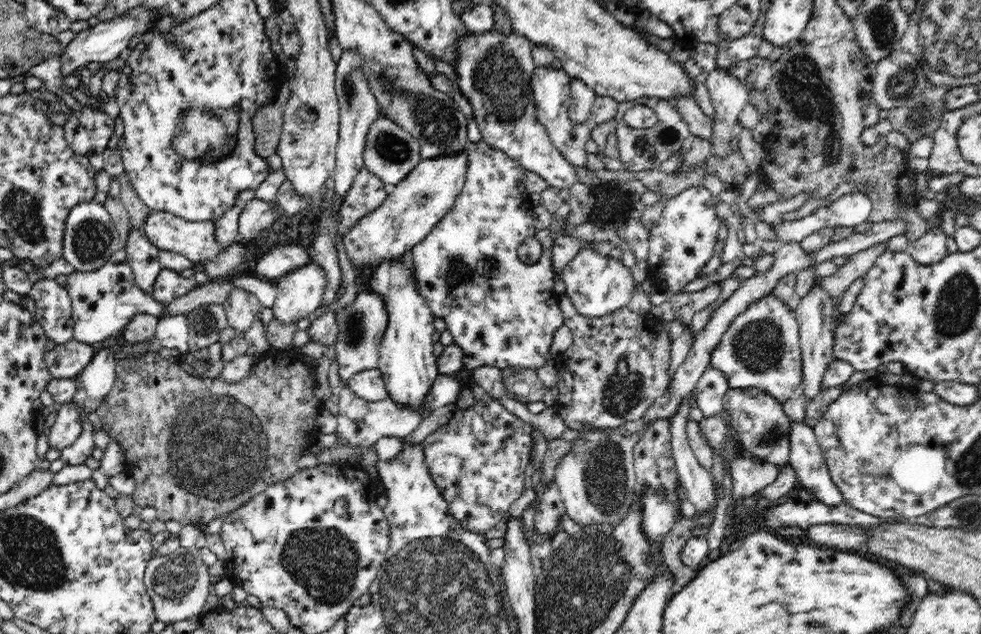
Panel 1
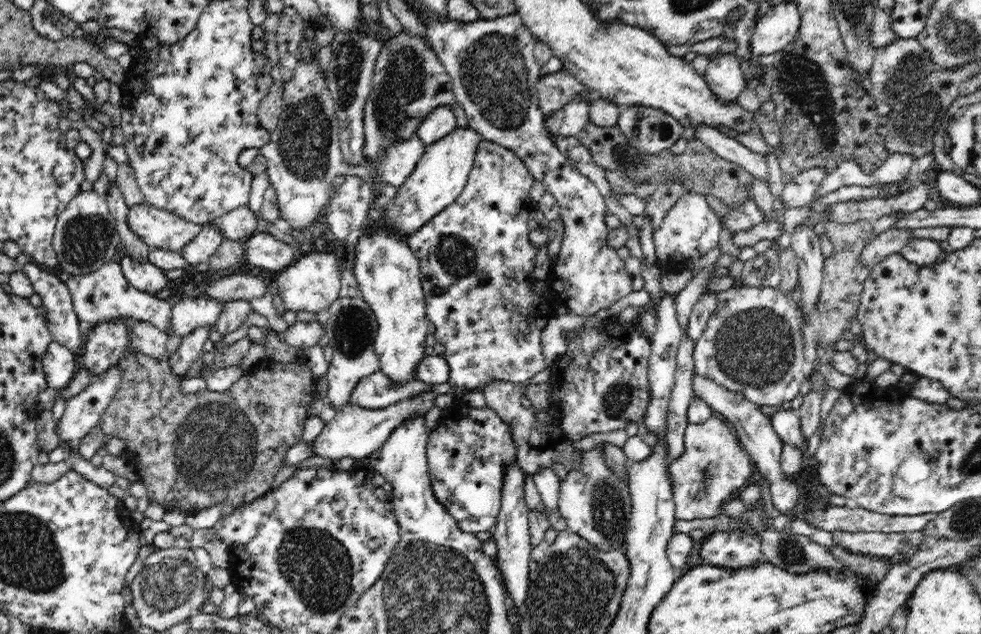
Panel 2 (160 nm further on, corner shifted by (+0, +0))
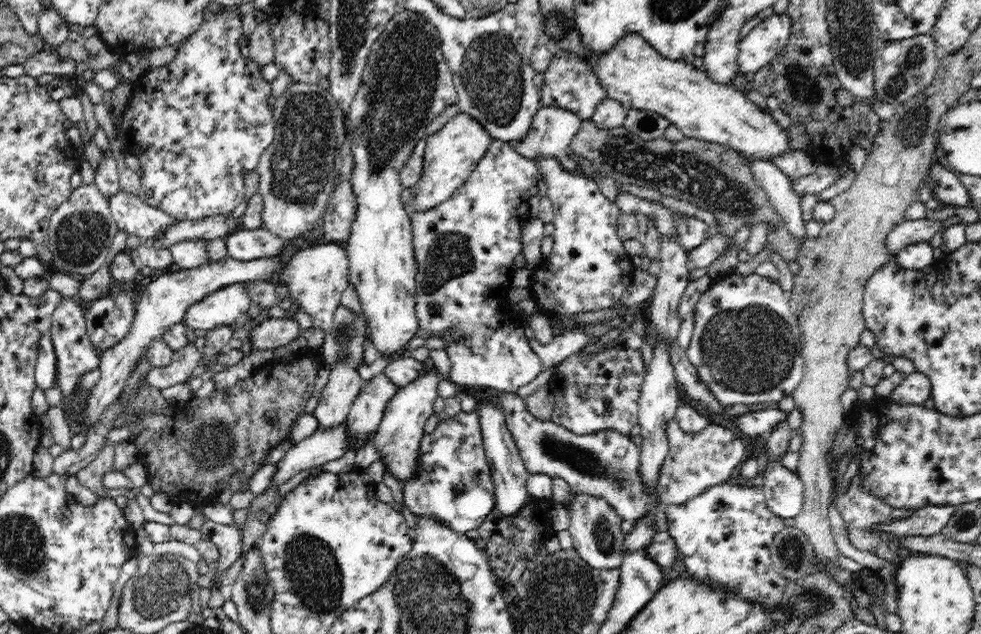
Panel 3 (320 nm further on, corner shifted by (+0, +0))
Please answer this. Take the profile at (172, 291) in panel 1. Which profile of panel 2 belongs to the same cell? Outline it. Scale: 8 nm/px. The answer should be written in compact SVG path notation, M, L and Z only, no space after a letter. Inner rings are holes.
M124 254L121 257L120 266L126 280L138 290L147 293L160 292L173 285L172 280L166 278L161 268L146 262L134 260L130 255Z

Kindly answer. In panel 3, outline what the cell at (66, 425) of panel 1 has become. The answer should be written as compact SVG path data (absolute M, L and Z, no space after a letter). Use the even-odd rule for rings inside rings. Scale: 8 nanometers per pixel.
M280 250L271 256L262 256L262 258L248 261L226 257L218 262L210 262L193 269L165 271L165 273L147 280L147 286L140 296L140 300L135 304L134 318L128 334L118 344L110 346L101 354L99 364L101 380L94 388L90 389L88 400L85 400L85 409L82 414L85 427L96 422L100 418L100 414L120 396L137 362L144 358L148 345L152 341L162 338L173 324L183 323L186 311L195 302L212 294L214 290L234 284L234 282L268 281L270 277L277 276L282 270L284 253L284 250Z

